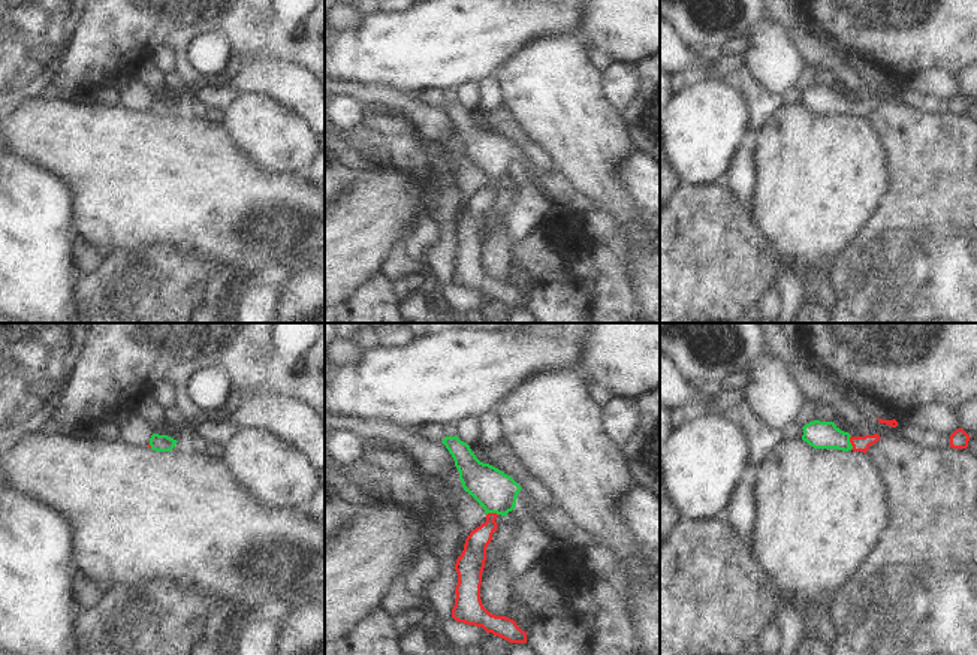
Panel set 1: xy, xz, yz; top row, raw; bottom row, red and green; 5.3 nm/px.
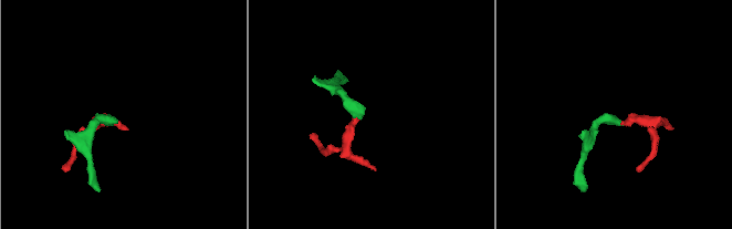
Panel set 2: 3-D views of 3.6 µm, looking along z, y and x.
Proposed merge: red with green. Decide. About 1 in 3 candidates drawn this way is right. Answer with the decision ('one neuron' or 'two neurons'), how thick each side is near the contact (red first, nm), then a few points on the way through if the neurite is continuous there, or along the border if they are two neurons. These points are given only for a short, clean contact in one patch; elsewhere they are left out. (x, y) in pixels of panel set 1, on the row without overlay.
one neuron; calibres 80 and 140 nm; way yz (859, 108), (850, 106), (819, 99)

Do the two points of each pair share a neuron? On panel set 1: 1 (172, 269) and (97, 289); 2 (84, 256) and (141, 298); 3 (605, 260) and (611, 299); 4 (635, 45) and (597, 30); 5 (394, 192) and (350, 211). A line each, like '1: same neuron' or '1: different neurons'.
1: same neuron
2: different neurons
3: same neuron
4: same neuron
5: same neuron

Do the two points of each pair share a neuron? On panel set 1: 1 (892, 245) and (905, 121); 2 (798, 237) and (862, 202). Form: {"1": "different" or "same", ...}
{"1": "same", "2": "same"}

